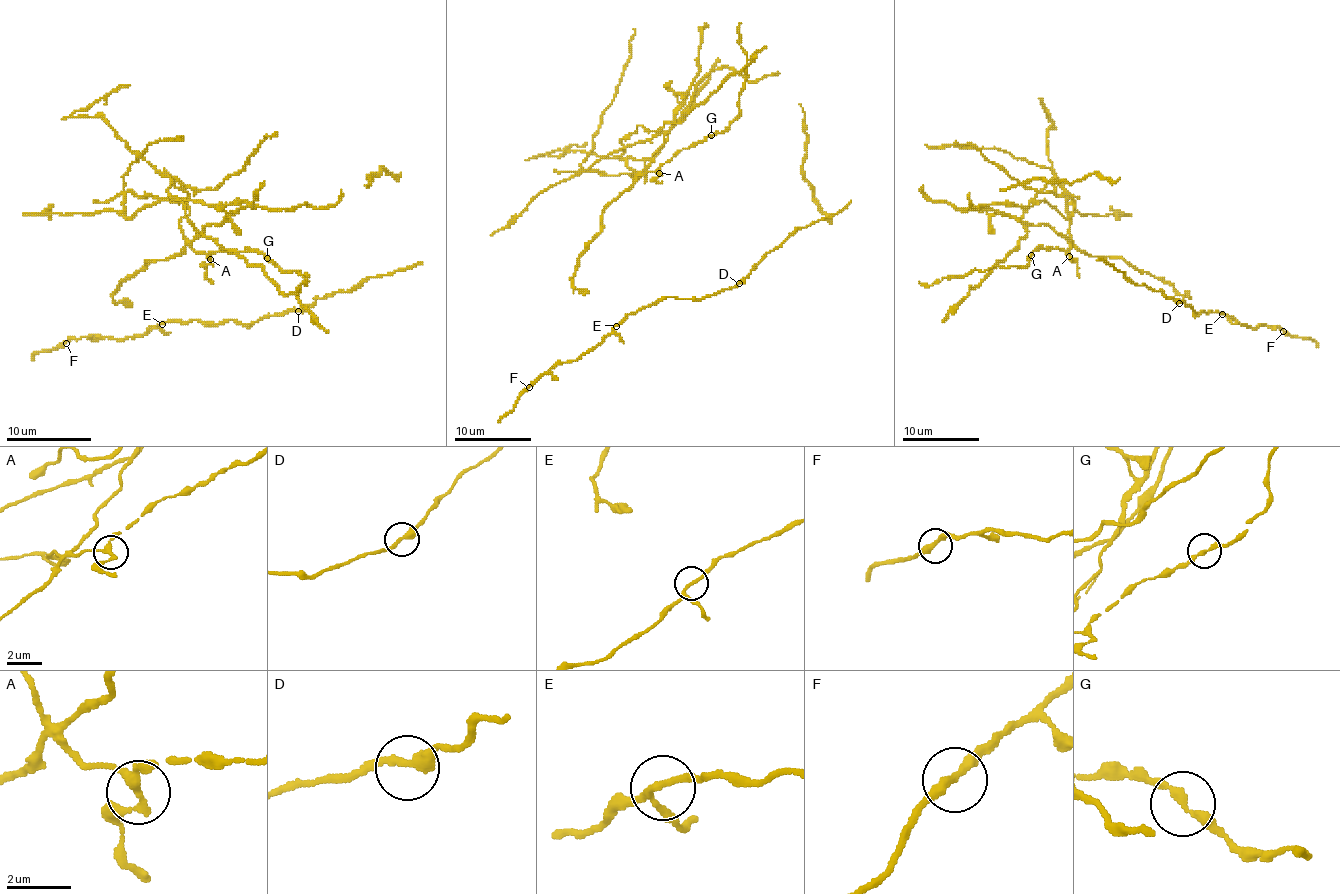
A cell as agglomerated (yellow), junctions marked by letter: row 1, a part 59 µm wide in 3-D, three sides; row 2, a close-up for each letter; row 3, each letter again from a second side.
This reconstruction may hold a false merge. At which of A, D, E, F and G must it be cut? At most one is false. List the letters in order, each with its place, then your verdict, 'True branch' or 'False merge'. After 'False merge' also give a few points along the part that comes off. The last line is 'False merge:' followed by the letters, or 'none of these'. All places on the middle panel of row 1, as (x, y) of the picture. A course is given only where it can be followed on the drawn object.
A: Place: (659, 173). False merge
D: Place: (739, 283). True branch
E: Place: (616, 326). True branch
F: Place: (529, 387). True branch
G: Place: (711, 135). True branch
False merge: A

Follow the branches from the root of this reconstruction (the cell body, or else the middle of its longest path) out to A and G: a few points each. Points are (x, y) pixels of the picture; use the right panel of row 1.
A: (1106, 256), (1085, 254), (1071, 243), (1067, 249), (1069, 256)
G: (1106, 256), (1085, 254), (1071, 243), (1067, 250), (1037, 249), (1031, 254)

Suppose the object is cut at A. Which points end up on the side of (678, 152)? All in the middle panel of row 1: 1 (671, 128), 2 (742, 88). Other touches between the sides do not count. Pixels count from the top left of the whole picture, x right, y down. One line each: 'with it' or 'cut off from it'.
1: cut off from it
2: with it

